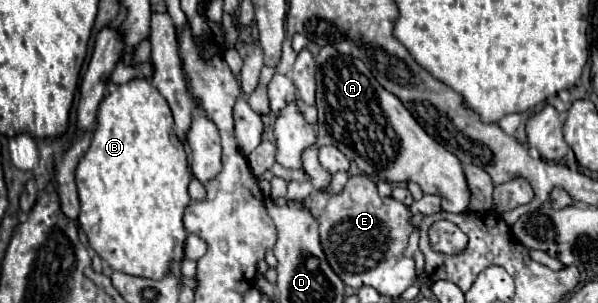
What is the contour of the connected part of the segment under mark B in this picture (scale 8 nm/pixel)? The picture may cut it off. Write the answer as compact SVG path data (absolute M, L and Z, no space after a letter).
M131 79L101 101L91 147L79 161L75 177L81 201L77 220L87 233L89 245L115 271L147 279L163 279L169 275L171 263L185 257L183 247L187 241L187 229L183 225L183 213L191 201L187 191L191 171L183 143L173 131L171 109L147 79Z

